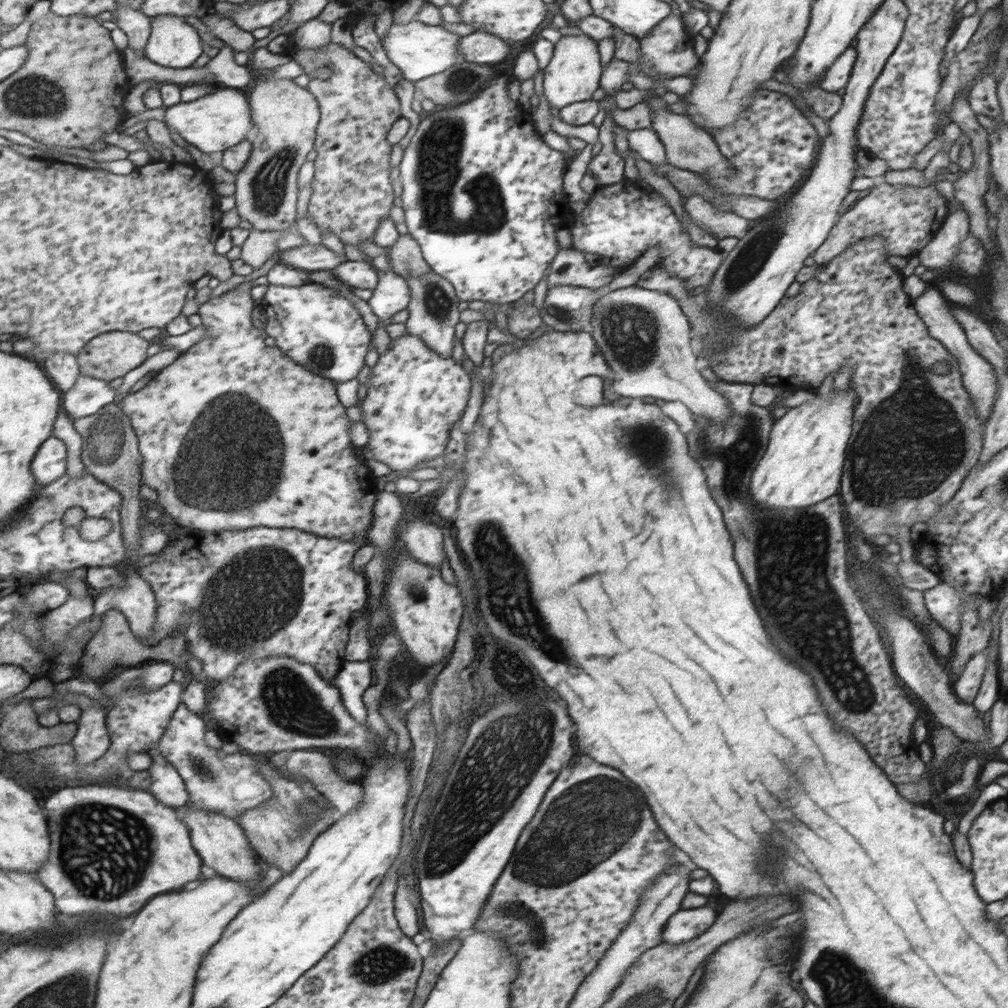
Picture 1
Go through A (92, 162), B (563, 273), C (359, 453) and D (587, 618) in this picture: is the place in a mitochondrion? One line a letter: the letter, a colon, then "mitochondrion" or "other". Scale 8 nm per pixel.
A: other
B: other
C: other
D: other

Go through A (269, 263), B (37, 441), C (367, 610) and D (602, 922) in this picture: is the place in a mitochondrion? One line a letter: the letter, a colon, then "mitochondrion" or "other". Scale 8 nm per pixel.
A: other
B: other
C: other
D: other

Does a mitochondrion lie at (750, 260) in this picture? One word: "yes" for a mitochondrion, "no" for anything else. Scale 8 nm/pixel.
yes

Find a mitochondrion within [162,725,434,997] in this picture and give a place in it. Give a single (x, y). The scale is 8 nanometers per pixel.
(377, 966)

